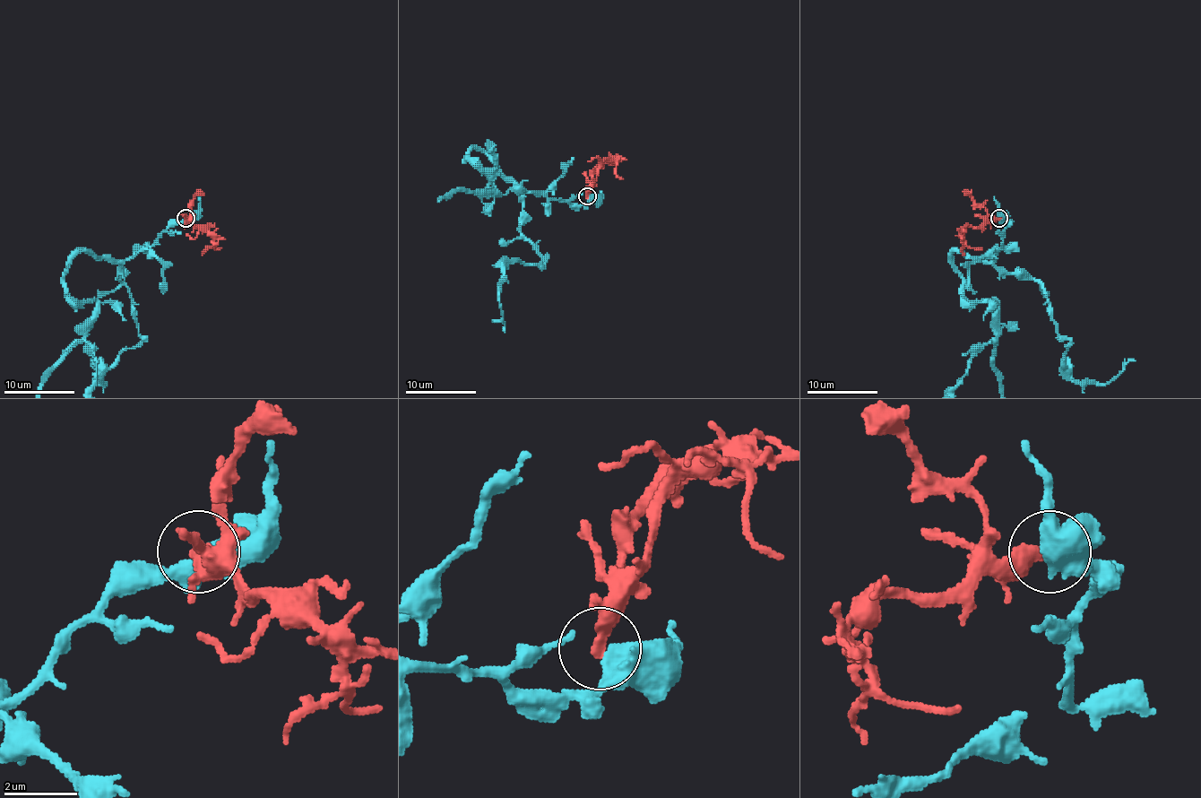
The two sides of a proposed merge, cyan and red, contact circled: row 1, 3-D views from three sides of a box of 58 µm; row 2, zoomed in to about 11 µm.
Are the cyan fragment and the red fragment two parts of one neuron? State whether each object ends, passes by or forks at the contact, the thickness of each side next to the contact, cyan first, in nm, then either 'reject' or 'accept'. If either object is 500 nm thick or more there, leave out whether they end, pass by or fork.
cyan passes by | red ends | 460/400 nm | reject

